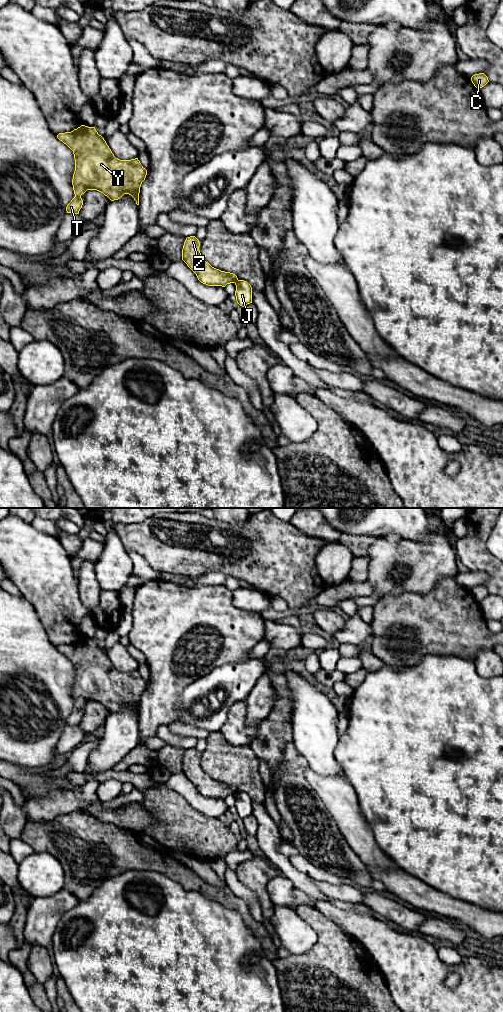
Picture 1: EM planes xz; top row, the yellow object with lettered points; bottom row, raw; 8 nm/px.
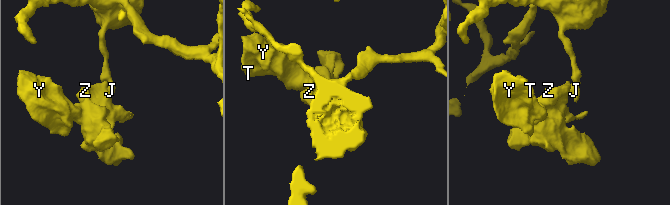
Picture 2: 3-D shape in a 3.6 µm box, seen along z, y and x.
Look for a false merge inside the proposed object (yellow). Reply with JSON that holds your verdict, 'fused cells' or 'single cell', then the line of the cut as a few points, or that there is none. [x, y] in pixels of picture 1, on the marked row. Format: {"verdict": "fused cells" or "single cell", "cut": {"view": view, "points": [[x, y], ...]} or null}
{"verdict": "fused cells", "cut": {"view": "xz", "points": [[237, 279], [235, 283]]}}

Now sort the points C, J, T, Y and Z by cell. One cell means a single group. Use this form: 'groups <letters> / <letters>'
groups C J / T Y Z

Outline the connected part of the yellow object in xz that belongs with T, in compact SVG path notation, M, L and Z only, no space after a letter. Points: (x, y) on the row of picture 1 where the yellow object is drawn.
M81 125L71 132L59 133L57 138L73 151L75 159L75 197L67 205L67 213L79 214L83 205L81 195L87 190L97 190L111 201L129 194L139 205L140 187L147 170L138 158L116 158L95 127Z

